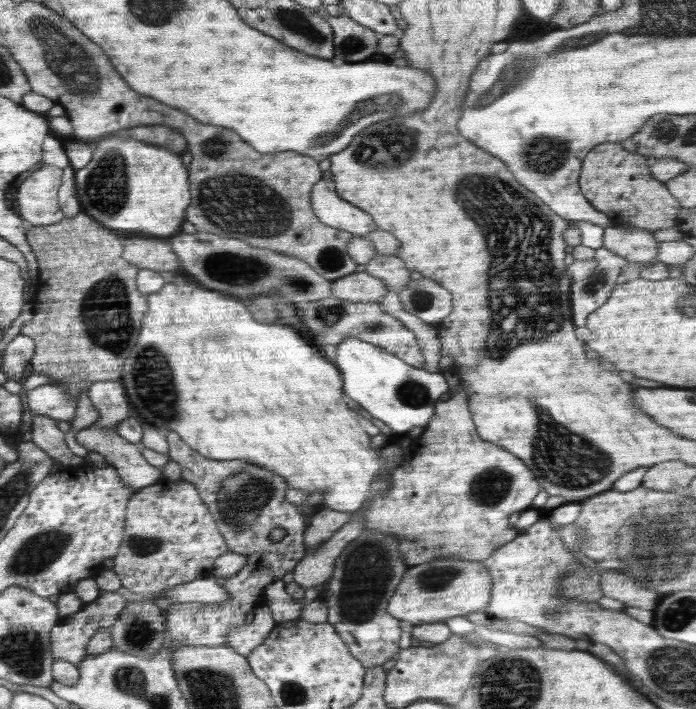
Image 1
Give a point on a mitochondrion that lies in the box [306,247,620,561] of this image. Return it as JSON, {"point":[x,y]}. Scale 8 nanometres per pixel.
{"point":[566,458]}

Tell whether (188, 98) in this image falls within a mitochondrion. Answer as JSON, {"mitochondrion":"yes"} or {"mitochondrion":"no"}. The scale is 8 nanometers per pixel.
{"mitochondrion":"no"}

